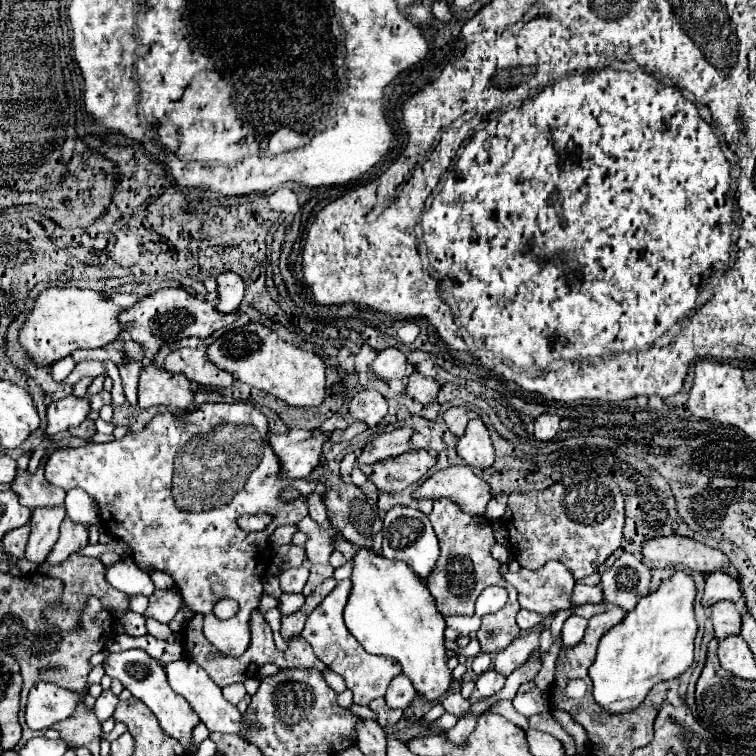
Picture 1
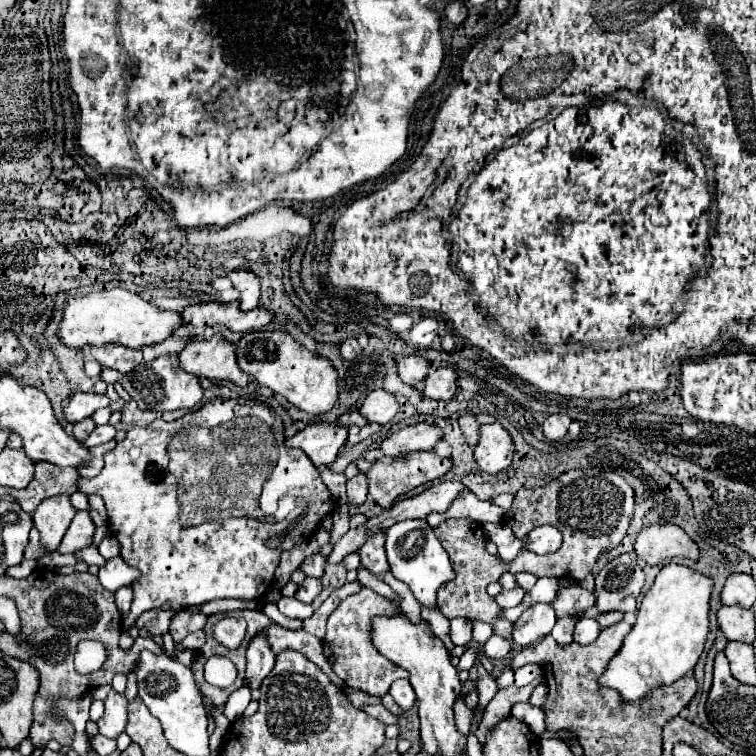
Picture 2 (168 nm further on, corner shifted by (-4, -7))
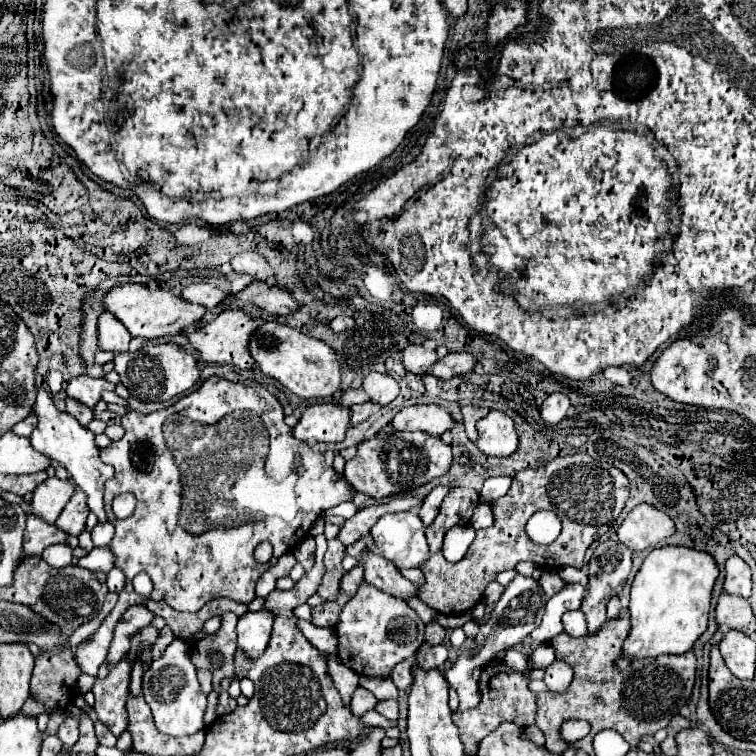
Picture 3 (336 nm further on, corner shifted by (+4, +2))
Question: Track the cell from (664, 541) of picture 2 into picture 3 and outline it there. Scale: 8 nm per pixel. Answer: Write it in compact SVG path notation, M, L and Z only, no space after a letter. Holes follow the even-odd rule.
M648 504L636 506L618 528L618 538L630 550L646 550L676 532L674 522Z

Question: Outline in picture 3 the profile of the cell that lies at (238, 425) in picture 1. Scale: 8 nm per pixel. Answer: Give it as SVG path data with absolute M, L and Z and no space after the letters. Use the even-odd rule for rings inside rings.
M210 376L196 392L188 394L186 398L164 410L156 410L150 414L126 412L122 416L122 426L126 430L124 438L110 442L110 446L102 448L100 458L104 464L112 464L116 468L114 478L106 482L104 500L108 520L116 528L110 550L116 556L116 566L126 574L126 586L120 592L114 610L104 618L100 628L76 648L76 662L82 672L90 676L96 676L96 670L106 660L114 628L120 622L124 610L144 602L138 594L134 594L132 588L132 578L136 574L146 572L152 578L152 600L164 600L168 606L180 612L196 612L198 606L204 606L214 598L232 598L248 604L256 598L256 580L278 560L278 556L290 552L298 540L306 538L314 520L324 510L346 502L350 494L350 484L342 474L324 464L324 454L314 452L306 442L300 442L292 436L290 426L284 424L284 412L280 402L262 386L250 388L242 384L232 384L230 380L218 376ZM172 414L182 414L186 422L192 422L192 436L188 438L192 470L184 470L184 480L200 482L200 490L182 488L178 464L166 448L162 426ZM124 492L136 496L136 510L132 516L120 520L112 512L112 500ZM264 540L268 540L274 548L274 554L266 564L254 558L254 548Z

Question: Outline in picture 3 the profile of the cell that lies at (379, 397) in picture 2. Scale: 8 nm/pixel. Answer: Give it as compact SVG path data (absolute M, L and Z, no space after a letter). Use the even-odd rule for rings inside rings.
M372 372L364 378L364 384L362 384L364 392L370 396L370 402L374 404L390 404L396 396L398 396L398 382L388 376L388 374L378 374L378 372Z

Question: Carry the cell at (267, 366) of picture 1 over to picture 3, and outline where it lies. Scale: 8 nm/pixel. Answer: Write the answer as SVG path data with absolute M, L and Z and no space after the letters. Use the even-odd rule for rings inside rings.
M264 322L260 328L252 332L248 350L256 366L266 376L278 380L284 388L288 388L298 398L322 400L332 396L340 386L340 366L334 350L322 340L310 338L296 328L278 322Z

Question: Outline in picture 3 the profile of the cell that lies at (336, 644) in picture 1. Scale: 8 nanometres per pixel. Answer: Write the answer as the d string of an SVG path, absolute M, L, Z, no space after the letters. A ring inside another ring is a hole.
M362 582L358 592L344 604L334 632L338 636L340 664L368 678L386 678L398 662L412 658L424 644L424 622L420 616L404 600L392 598L368 582Z

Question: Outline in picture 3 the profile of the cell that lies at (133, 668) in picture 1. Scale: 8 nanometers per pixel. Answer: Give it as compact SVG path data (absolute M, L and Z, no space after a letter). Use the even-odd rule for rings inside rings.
M176 638L166 652L154 660L142 678L142 696L152 708L156 728L170 736L190 736L204 728L202 716L206 710L206 696L200 690L196 668L190 662L190 646Z

